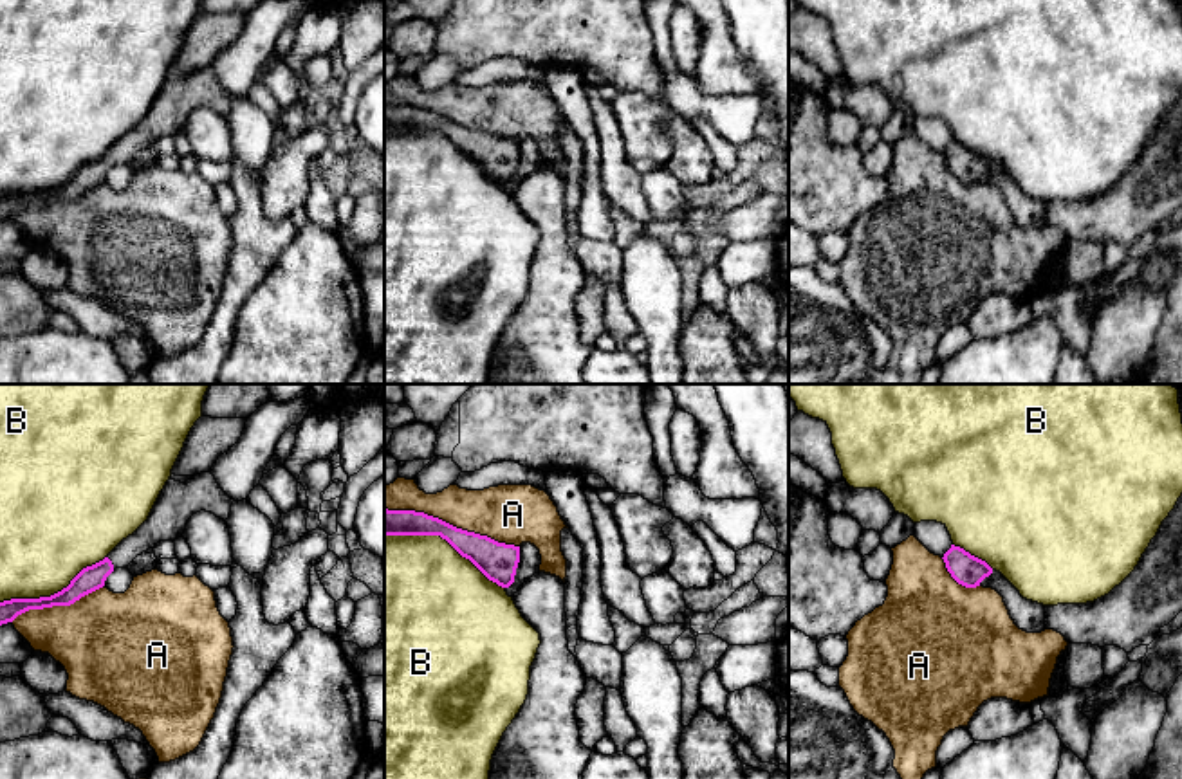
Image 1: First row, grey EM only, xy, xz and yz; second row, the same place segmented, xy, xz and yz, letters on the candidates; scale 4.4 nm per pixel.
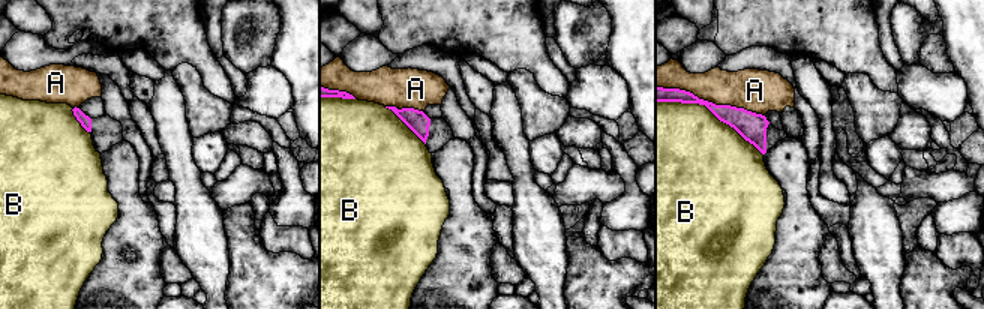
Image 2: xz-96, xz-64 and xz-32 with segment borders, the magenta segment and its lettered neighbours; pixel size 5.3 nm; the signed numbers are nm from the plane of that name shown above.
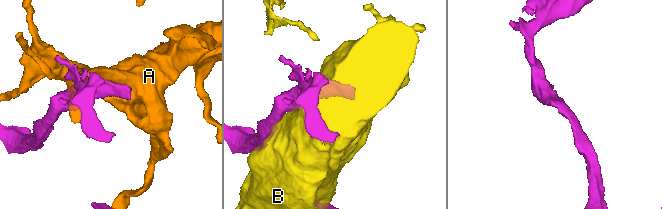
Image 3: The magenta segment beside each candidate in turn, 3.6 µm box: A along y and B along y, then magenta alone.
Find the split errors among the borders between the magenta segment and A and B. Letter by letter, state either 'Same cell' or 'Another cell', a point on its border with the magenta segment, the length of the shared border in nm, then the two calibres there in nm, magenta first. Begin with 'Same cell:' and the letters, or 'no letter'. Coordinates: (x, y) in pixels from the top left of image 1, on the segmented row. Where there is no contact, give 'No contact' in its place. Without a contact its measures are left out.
Same cell: no letter
A: Another cell. Touches magenta at xz (452, 525). Shared border 650 nm. Thickness 160 nm (magenta) against 260 nm
B: Another cell. Touches magenta at xz (444, 538). Shared border 600 nm. Thickness 160 nm (magenta) against 460 nm

